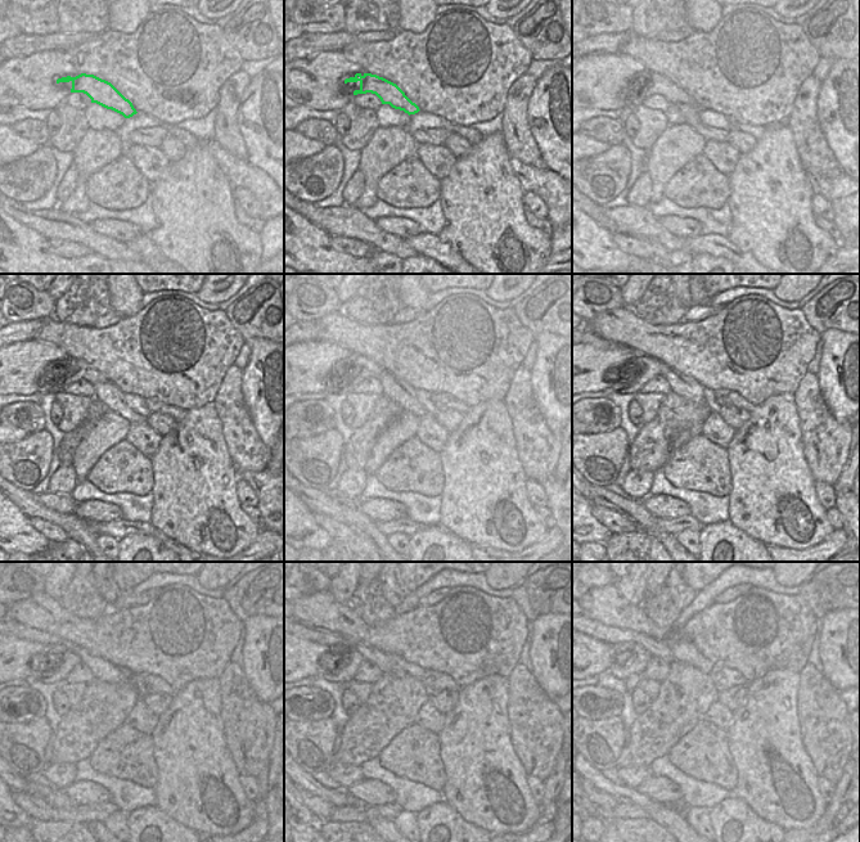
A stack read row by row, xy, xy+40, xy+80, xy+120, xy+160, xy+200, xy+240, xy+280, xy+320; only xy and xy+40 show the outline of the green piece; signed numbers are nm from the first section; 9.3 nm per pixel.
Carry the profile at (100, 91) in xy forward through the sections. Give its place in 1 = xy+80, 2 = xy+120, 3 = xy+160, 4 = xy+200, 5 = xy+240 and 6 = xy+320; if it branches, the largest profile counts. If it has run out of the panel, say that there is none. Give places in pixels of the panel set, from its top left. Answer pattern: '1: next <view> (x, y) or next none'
1: next xy+80 (656, 84)
2: next xy+120 (72, 369)
3: next xy+160 (361, 368)
4: next xy+200 (642, 368)
5: next xy+240 (63, 661)
6: next xy+320 (630, 658)

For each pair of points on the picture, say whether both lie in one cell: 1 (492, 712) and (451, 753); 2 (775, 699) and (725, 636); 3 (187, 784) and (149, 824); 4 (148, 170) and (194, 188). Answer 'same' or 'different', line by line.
1: same
2: different
3: different
4: different

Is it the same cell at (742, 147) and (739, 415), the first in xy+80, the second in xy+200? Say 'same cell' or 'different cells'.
same cell

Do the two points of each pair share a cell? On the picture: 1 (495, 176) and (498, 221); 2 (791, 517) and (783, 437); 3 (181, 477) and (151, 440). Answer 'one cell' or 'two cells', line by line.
1: one cell
2: one cell
3: two cells

